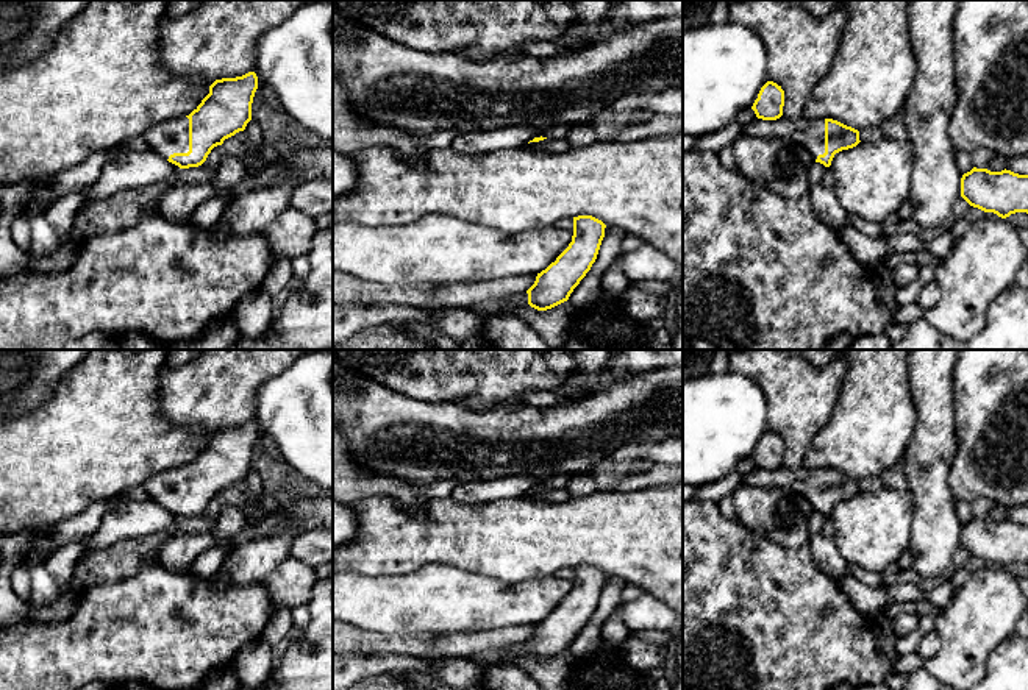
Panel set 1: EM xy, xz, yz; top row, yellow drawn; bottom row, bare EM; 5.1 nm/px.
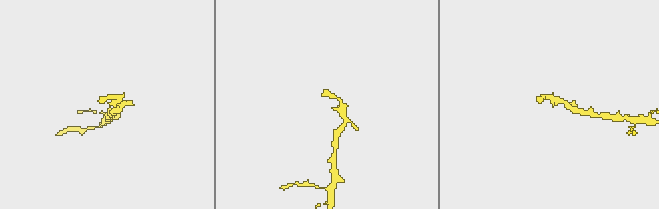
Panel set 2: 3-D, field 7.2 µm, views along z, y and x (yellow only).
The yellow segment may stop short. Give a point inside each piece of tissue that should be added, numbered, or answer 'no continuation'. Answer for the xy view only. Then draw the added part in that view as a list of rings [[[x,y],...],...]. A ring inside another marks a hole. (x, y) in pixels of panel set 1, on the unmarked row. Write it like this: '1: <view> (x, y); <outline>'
1: xy (172, 486); [[[189,468],[166,470],[152,476],[144,489],[148,498],[155,500],[164,509],[173,503],[189,501]]]

